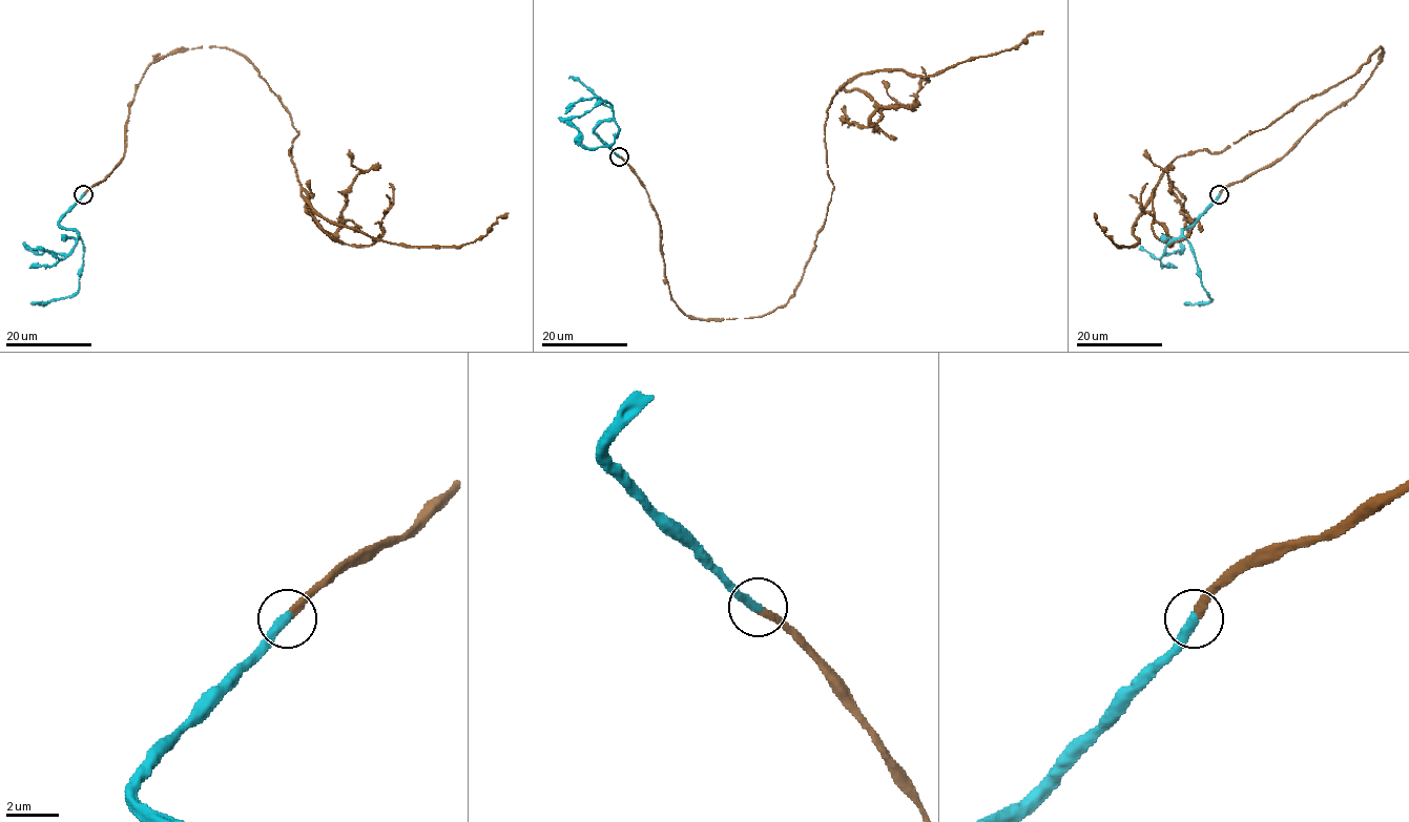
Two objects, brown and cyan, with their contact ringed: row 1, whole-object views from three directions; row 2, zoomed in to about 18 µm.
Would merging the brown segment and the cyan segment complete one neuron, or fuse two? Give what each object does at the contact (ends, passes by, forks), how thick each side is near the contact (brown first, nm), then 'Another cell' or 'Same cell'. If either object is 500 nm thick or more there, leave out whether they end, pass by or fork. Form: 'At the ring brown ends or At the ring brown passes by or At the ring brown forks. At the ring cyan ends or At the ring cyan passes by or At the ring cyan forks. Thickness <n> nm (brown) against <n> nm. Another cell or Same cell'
At the ring brown ends. At the ring cyan ends. Thickness 280 nm (brown) against 360 nm. Same cell

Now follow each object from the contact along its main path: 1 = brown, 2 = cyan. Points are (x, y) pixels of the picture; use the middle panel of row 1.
1: (619, 156), (670, 298), (762, 317), (824, 225), (834, 96), (1043, 30)
2: (619, 156), (595, 131), (602, 122), (613, 120), (619, 129), (614, 142), (585, 148), (579, 131), (565, 121)

